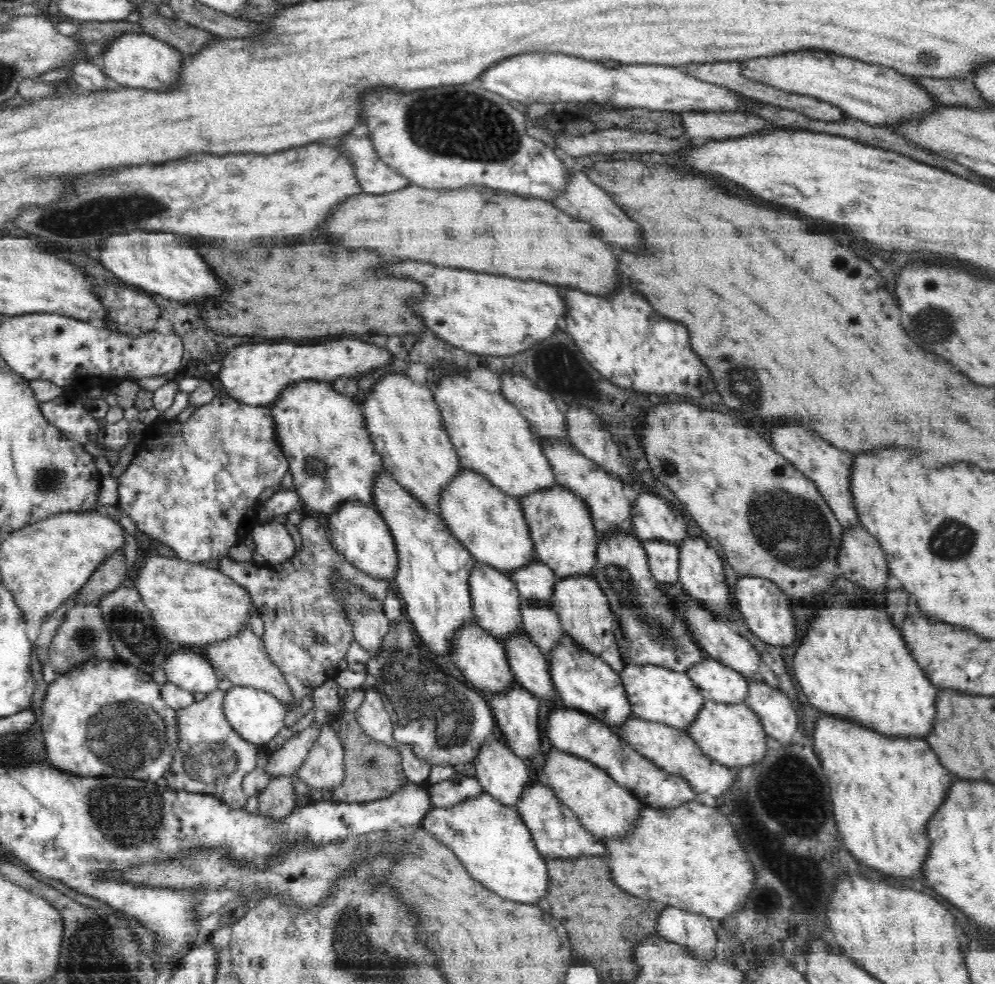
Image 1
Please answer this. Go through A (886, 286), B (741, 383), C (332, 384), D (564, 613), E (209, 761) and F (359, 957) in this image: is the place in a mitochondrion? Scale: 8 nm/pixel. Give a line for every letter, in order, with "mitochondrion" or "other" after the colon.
A: other
B: mitochondrion
C: other
D: other
E: mitochondrion
F: mitochondrion

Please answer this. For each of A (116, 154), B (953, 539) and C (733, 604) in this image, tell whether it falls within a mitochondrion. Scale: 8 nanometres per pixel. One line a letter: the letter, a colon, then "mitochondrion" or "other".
A: other
B: mitochondrion
C: other

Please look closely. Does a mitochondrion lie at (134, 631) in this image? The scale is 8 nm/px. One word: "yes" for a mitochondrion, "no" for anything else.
yes

